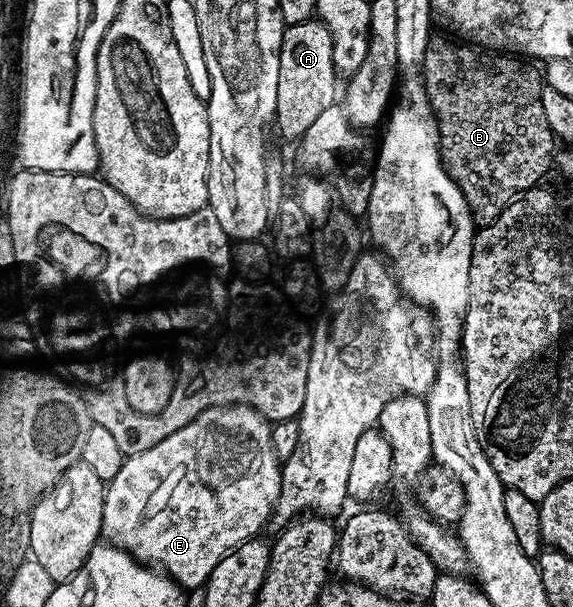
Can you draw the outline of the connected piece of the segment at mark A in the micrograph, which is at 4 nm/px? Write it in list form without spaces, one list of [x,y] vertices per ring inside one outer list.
[[[316,19],[303,23],[285,26],[283,43],[279,47],[279,91],[275,95],[275,129],[282,133],[287,140],[296,142],[311,127],[314,119],[327,108],[331,107],[339,97],[339,78],[333,66],[333,40],[327,27]]]

